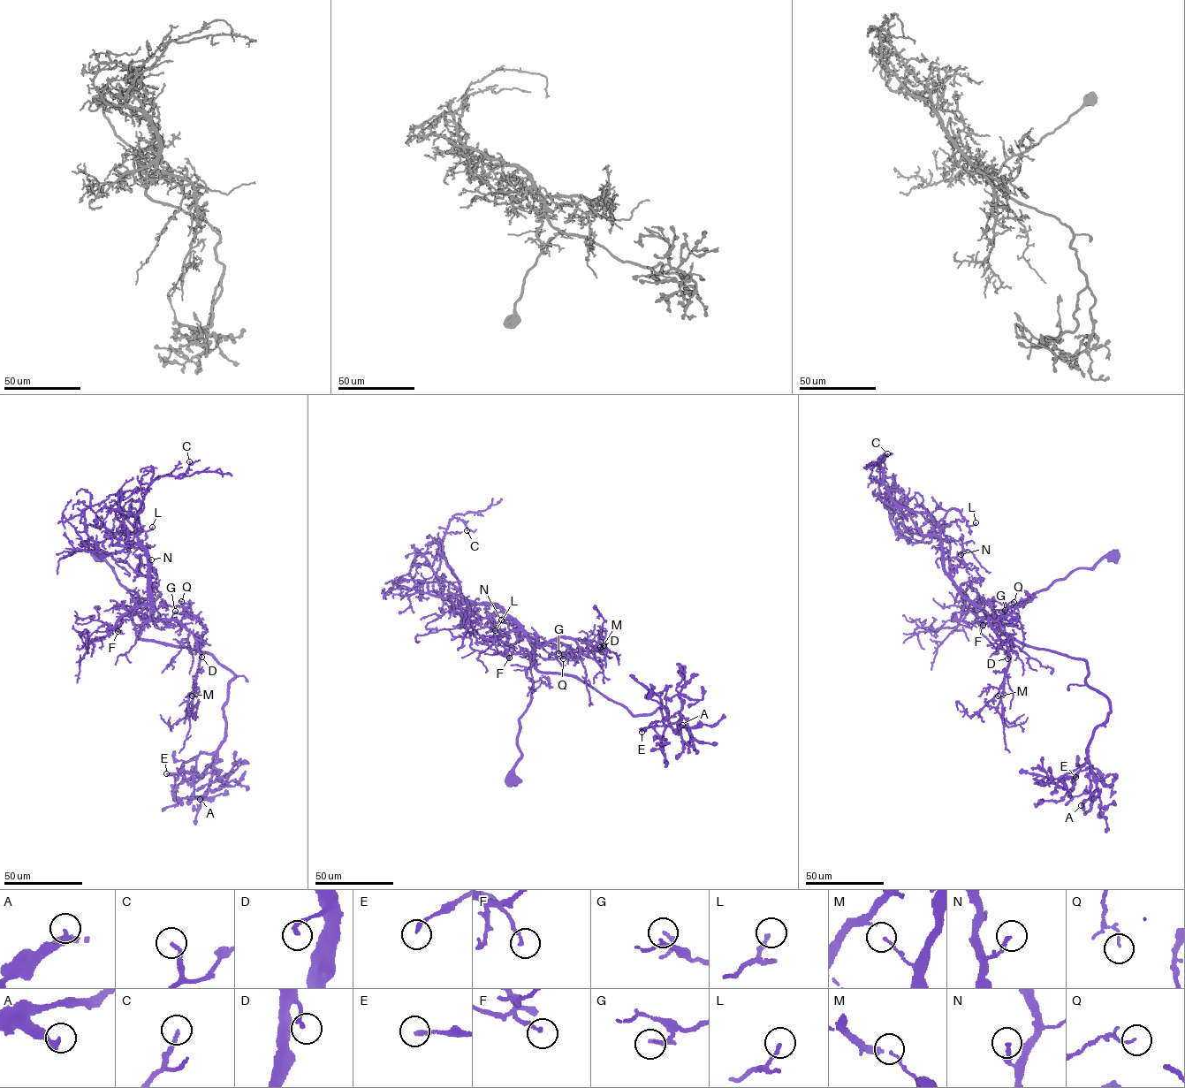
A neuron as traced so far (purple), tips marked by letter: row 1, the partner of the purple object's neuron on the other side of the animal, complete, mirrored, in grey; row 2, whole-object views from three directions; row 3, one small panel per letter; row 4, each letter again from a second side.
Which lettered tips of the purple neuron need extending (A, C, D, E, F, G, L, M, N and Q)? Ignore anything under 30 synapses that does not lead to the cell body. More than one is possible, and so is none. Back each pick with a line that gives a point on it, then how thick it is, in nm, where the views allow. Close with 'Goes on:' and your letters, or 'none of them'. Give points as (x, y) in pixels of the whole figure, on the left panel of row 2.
D: place (201, 657); calibre 190 nm
Goes on: D

